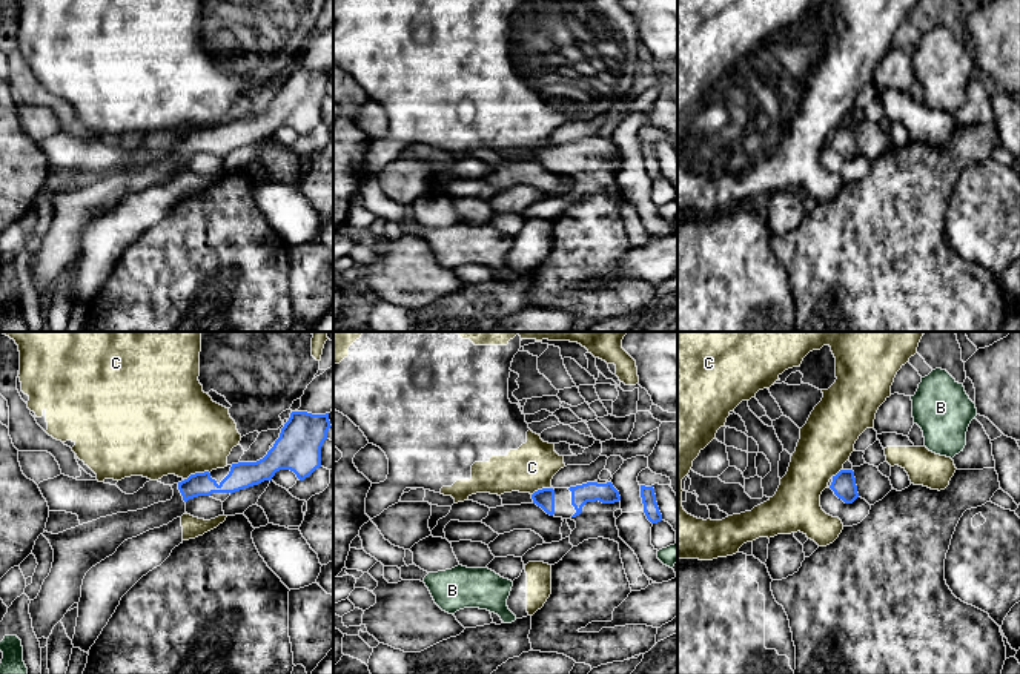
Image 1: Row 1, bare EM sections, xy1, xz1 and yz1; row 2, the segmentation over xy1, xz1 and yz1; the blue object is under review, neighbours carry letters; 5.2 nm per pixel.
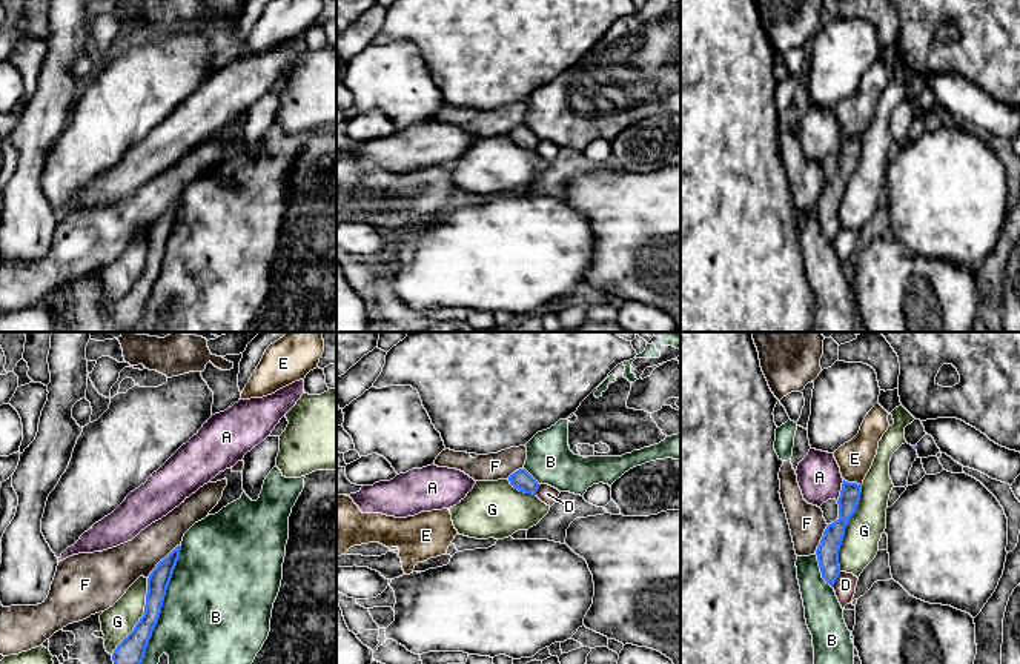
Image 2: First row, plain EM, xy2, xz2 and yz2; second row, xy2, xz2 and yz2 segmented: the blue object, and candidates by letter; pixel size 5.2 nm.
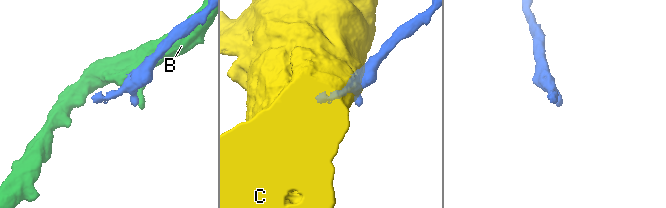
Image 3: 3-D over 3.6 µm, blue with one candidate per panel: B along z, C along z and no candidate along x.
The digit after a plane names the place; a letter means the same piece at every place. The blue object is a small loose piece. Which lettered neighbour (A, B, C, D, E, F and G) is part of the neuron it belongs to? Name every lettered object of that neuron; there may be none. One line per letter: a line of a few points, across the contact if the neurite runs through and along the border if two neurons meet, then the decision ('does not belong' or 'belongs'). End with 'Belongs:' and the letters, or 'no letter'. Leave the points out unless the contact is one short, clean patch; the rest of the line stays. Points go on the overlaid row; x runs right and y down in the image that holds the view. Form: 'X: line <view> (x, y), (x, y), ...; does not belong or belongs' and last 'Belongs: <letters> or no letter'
A: line yz2 (844, 480), (841, 495), (836, 500); does not belong
B: does not belong
C: line xy1 (209, 472), (195, 472), (185, 479); does not belong
D: does not belong
E: does not belong
F: line xy2 (178, 544), (157, 564), (148, 578); does not belong
G: does not belong
Belongs: no letter

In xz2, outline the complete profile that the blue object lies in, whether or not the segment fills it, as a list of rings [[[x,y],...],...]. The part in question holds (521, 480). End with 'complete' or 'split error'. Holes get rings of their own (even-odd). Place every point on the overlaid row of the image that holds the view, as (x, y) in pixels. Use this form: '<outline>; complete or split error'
[[[519,469],[515,473],[512,473],[508,476],[508,481],[519,492],[533,493],[533,495],[536,495],[541,486],[525,469]]]; complete

